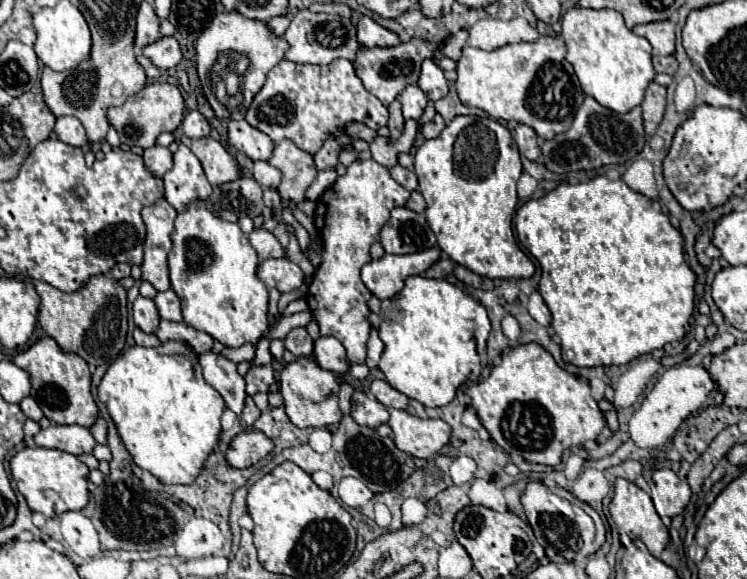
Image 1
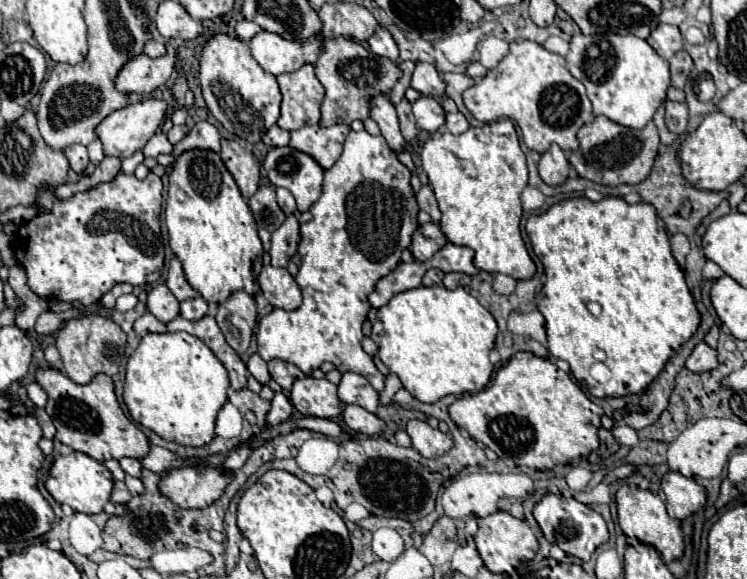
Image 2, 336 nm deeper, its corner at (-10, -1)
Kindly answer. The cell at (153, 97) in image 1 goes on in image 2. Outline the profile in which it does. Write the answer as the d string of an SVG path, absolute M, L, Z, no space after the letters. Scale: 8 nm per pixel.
M144 98L136 104L128 104L124 108L116 110L116 112L112 112L110 116L106 116L96 128L96 134L98 134L98 138L102 140L102 146L104 146L104 154L128 158L136 150L142 150L146 146L146 142L156 134L158 126L166 120L168 110L170 110L170 106L164 100Z

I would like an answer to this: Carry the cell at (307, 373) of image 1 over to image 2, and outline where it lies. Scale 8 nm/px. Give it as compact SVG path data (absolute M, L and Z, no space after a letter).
M304 376L302 380L296 380L290 390L290 402L302 416L338 418L342 414L336 386L326 378L316 380L312 376Z

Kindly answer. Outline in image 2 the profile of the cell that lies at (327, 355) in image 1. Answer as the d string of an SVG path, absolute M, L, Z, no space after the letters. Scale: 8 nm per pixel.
M344 372L342 380L338 384L338 396L344 404L358 404L370 412L376 412L378 408L378 392L370 388L370 382L356 374L356 372Z

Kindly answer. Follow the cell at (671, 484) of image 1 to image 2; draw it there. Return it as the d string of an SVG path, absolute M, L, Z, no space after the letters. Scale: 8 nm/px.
M668 472L662 478L662 492L666 496L666 508L672 518L684 520L706 504L706 488L682 476L680 472Z

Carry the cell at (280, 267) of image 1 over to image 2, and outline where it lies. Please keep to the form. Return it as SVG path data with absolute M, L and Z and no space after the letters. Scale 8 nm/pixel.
M264 266L258 274L258 284L262 288L262 296L274 308L294 310L302 304L302 290L286 268Z

